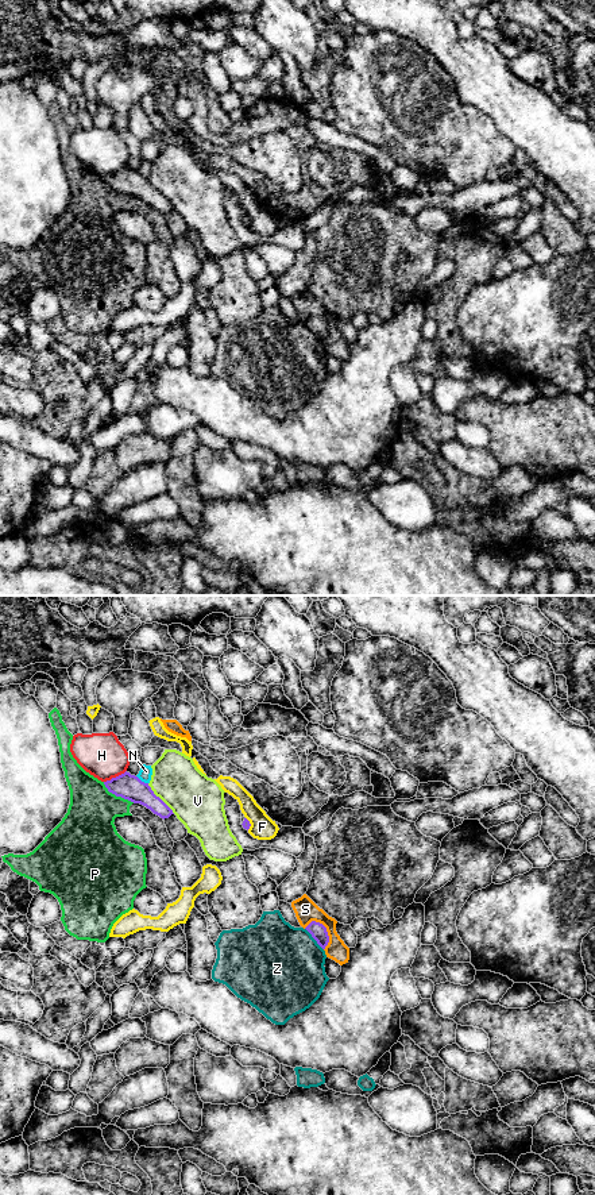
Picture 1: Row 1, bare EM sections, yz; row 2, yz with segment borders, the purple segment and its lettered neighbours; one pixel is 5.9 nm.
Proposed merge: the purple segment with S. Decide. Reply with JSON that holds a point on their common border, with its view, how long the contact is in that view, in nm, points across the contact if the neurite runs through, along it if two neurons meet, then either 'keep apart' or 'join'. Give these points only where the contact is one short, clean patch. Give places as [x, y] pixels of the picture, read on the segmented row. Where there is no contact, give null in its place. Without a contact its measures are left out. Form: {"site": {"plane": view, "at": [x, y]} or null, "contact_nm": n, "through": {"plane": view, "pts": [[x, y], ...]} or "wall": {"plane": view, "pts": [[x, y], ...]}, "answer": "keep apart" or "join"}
{"site": {"plane": "yz", "at": [327, 932]}, "contact_nm": 200, "wall": {"plane": "yz", "pts": [[312, 920], [325, 928], [328, 944], [324, 949]]}, "answer": "keep apart"}

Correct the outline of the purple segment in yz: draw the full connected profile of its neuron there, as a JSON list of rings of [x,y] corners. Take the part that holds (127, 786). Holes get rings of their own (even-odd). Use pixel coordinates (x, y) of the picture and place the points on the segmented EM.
[[[124,772],[111,780],[104,782],[109,793],[121,797],[134,803],[140,803],[150,809],[161,818],[169,818],[173,810],[154,794],[148,783],[142,782],[138,776]]]

